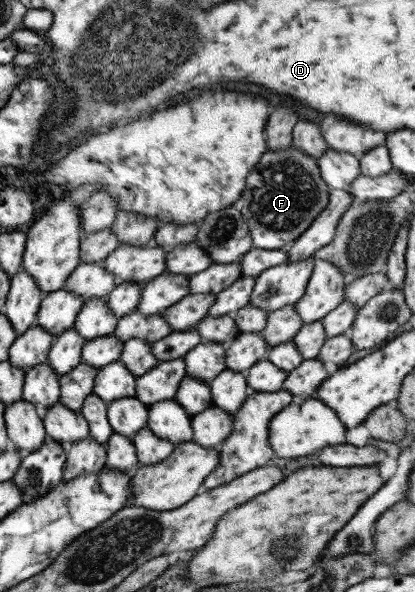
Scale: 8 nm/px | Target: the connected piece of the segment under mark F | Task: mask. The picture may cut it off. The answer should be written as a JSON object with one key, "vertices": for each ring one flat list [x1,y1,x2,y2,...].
{"vertices":[[291,145,291,150,265,152,255,165,257,172,247,174,245,192,237,204,247,225,252,246,260,250,278,250,286,242,294,241,325,208,328,186,323,182,312,158]]}

